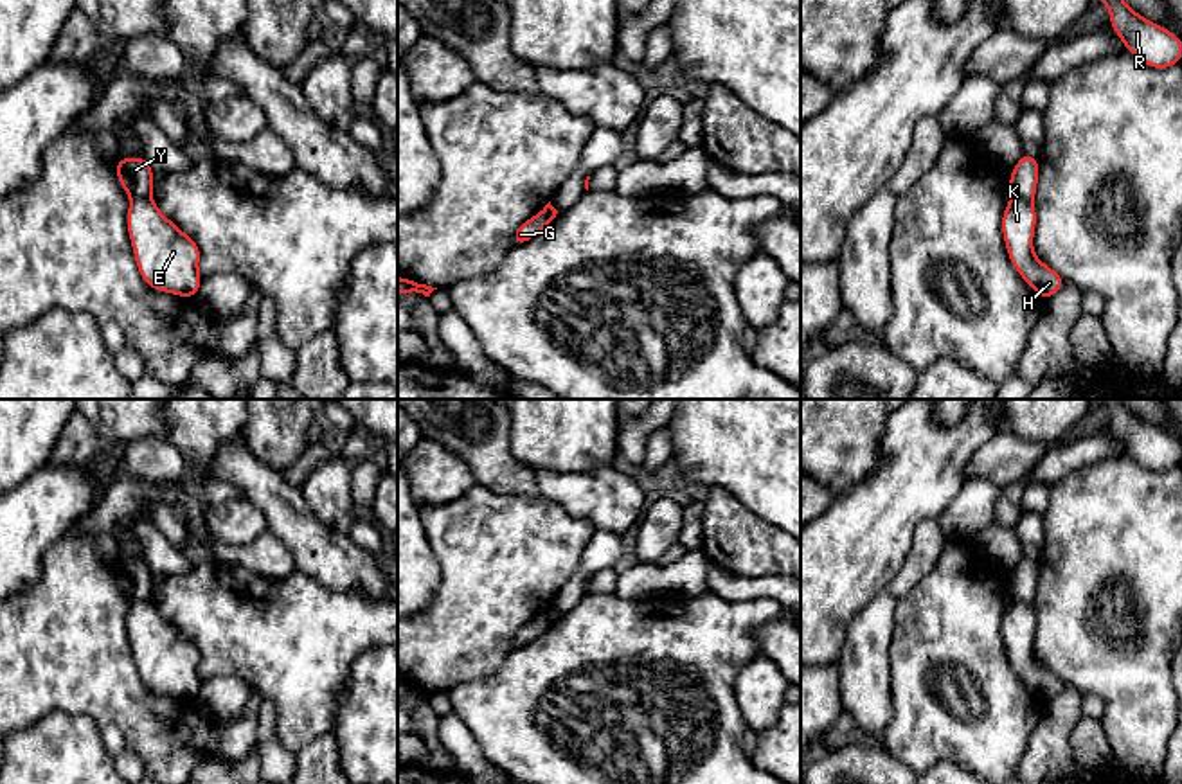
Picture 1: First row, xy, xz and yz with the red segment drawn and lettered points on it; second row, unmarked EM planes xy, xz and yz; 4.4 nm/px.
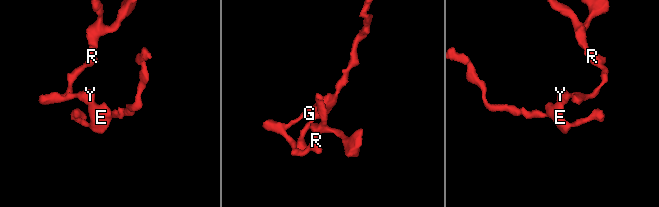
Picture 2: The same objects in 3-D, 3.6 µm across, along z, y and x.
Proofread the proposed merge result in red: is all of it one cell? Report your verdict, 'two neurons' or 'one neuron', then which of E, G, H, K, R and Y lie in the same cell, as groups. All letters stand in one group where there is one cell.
two neurons; groups E H K / G R Y

